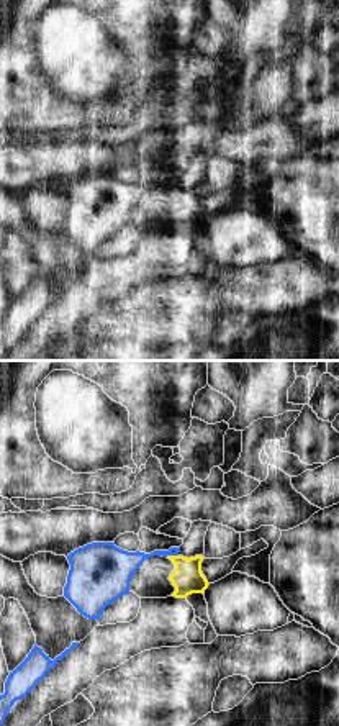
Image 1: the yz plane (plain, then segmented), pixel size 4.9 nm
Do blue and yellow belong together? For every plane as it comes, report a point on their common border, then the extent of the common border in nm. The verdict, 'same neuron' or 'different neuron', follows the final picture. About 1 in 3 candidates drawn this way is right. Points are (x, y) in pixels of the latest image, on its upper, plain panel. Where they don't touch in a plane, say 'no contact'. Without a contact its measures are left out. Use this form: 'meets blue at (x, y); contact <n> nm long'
meets blue at (171, 187); contact 60 nm long

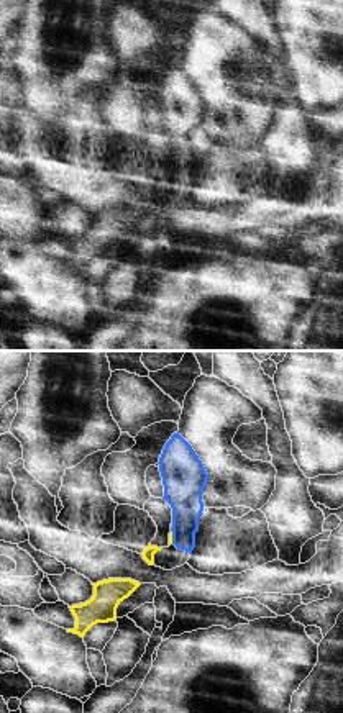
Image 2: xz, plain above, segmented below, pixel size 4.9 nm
meets blue at (173, 169); contact 70 nm long

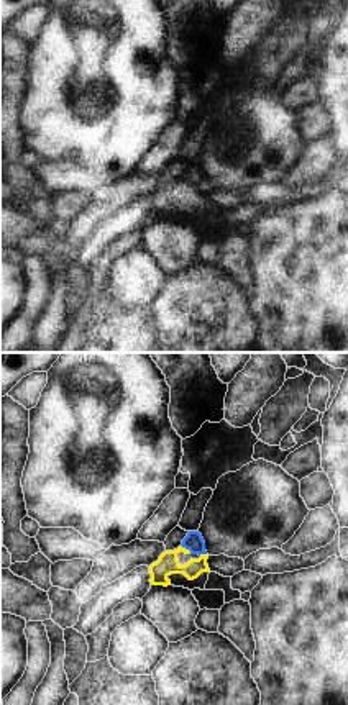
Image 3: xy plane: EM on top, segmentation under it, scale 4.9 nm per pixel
meets blue at (186, 181); contact 70 nm long

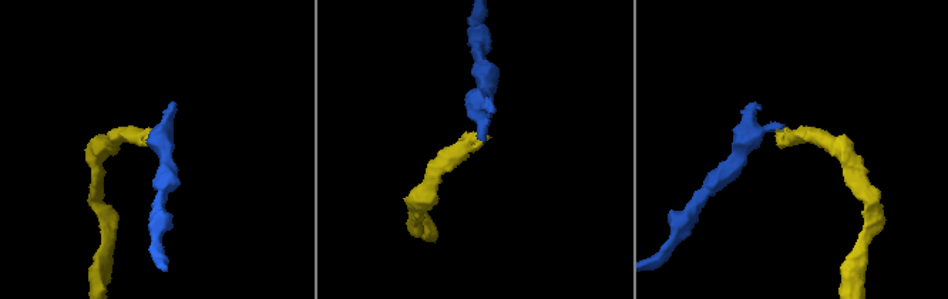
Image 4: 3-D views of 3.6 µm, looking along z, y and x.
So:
different neuron

